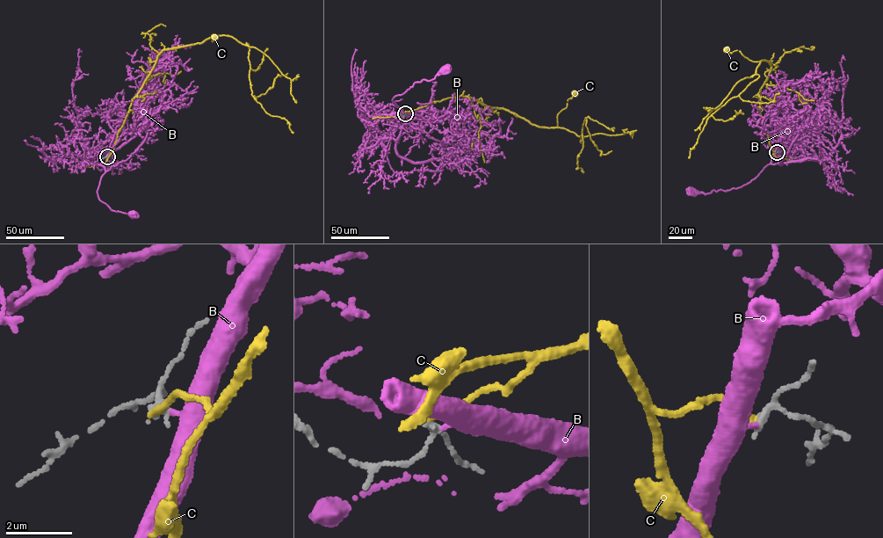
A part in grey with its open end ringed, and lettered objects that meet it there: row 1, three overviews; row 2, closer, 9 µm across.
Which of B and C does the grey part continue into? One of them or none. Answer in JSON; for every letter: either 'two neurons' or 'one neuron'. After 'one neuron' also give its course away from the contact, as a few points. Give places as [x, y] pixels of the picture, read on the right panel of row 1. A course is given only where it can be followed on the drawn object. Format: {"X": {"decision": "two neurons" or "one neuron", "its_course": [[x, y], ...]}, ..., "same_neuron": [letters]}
{"B": {"decision": "one neuron", "its_course": [[777, 152], [759, 174], [741, 186], [705, 193], [693, 191]]}, "C": {"decision": "two neurons"}, "same_neuron": ["B"]}

